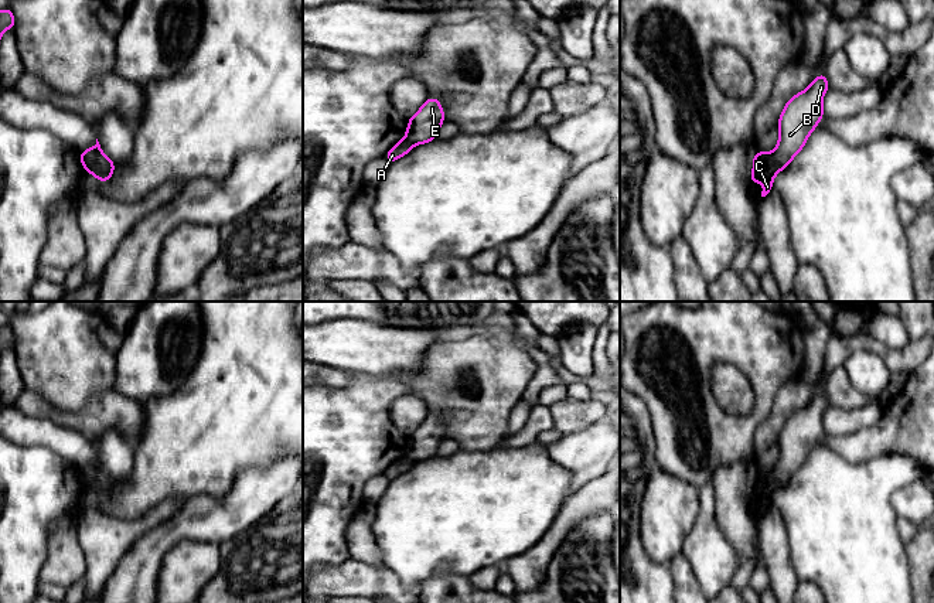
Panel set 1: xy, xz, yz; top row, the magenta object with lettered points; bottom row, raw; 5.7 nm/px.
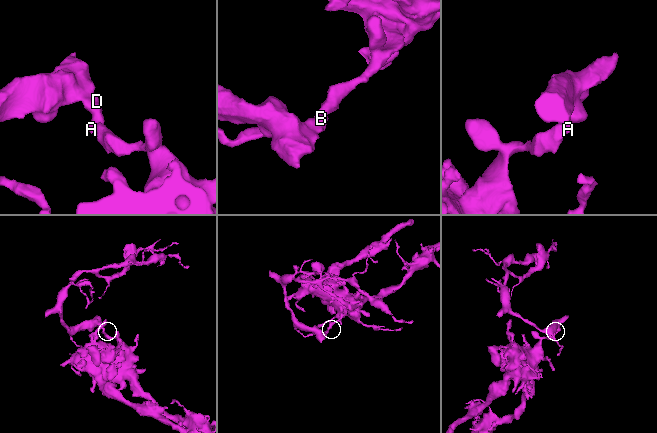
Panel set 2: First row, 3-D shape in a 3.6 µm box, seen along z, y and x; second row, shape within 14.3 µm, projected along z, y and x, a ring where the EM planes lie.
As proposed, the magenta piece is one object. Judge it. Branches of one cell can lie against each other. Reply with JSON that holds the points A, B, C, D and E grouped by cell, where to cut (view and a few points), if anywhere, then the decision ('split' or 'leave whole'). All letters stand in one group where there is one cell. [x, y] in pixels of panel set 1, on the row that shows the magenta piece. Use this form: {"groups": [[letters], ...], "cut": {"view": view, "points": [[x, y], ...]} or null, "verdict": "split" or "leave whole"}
{"groups": [["A", "B", "D"], ["C", "E"]], "cut": {"view": "xy", "points": [[102, 153], [88, 171]]}, "verdict": "split"}

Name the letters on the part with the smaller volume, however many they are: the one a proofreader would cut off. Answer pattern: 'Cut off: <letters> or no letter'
Cut off: A, B, D

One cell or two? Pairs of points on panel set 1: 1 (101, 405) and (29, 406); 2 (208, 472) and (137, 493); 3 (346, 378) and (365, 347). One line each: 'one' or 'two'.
1: one
2: one
3: two

